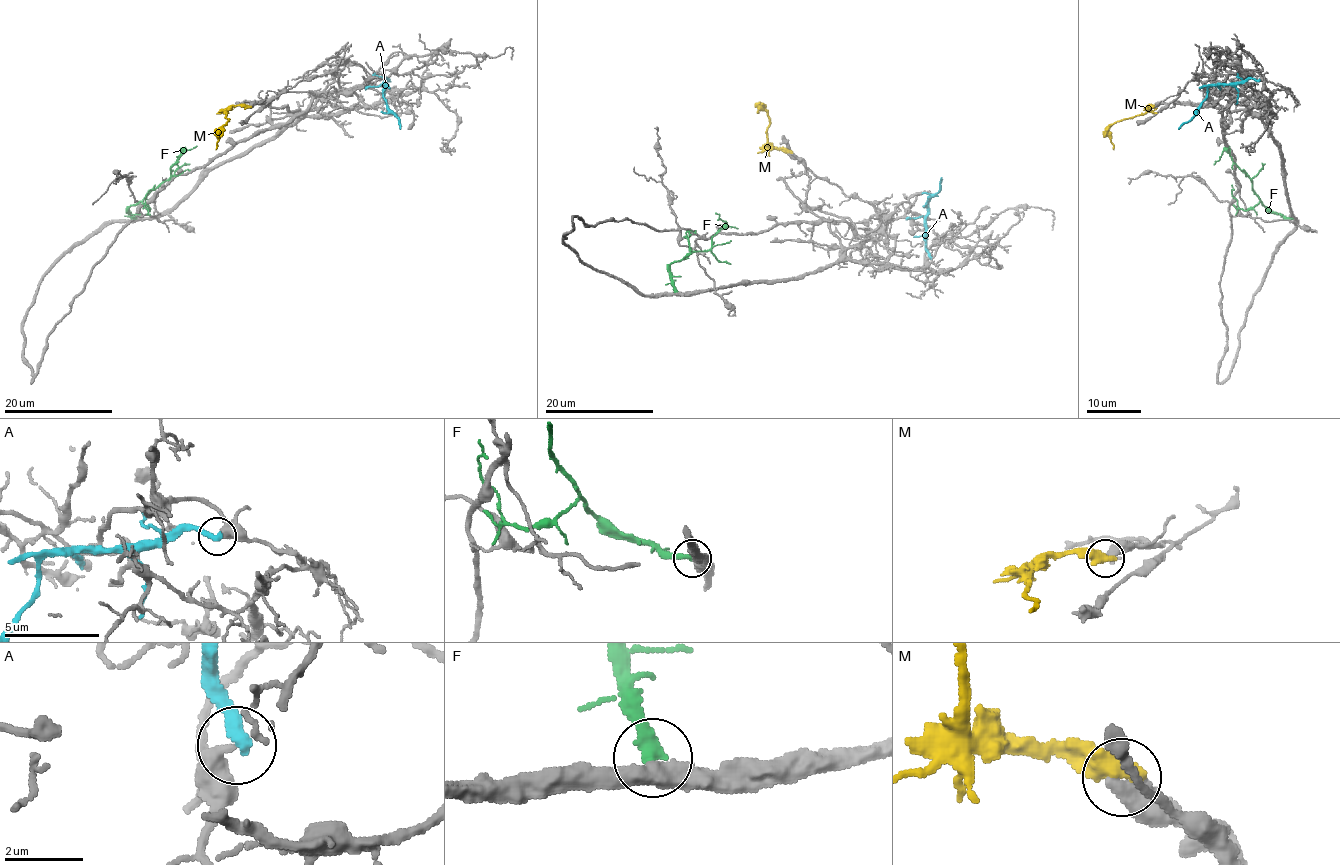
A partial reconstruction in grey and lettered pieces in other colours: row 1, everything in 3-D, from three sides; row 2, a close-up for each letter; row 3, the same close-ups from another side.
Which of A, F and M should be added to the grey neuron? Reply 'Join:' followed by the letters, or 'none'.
Join: none

